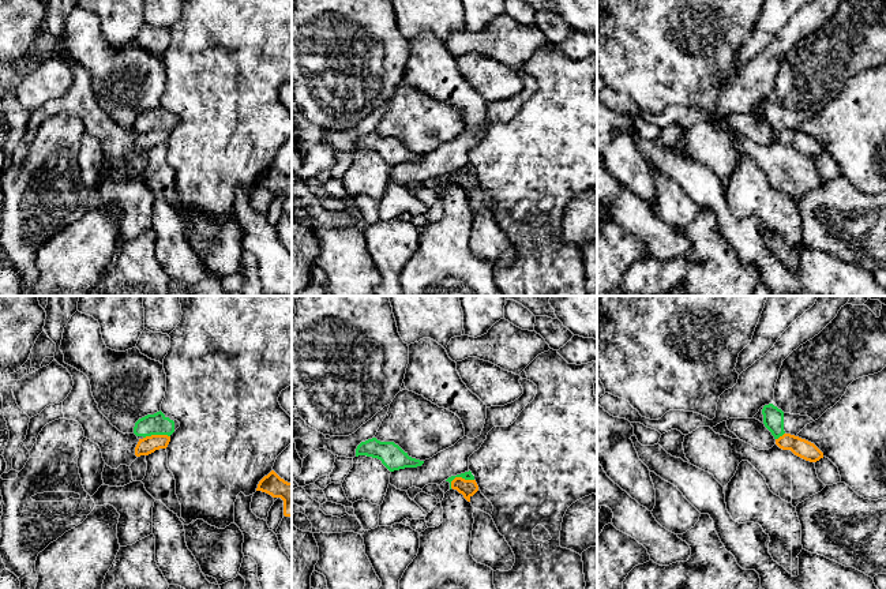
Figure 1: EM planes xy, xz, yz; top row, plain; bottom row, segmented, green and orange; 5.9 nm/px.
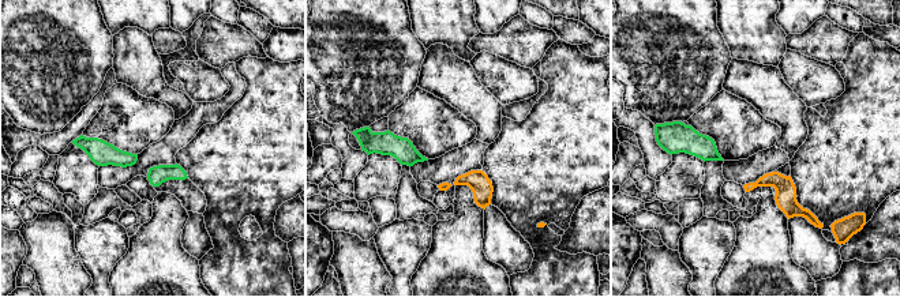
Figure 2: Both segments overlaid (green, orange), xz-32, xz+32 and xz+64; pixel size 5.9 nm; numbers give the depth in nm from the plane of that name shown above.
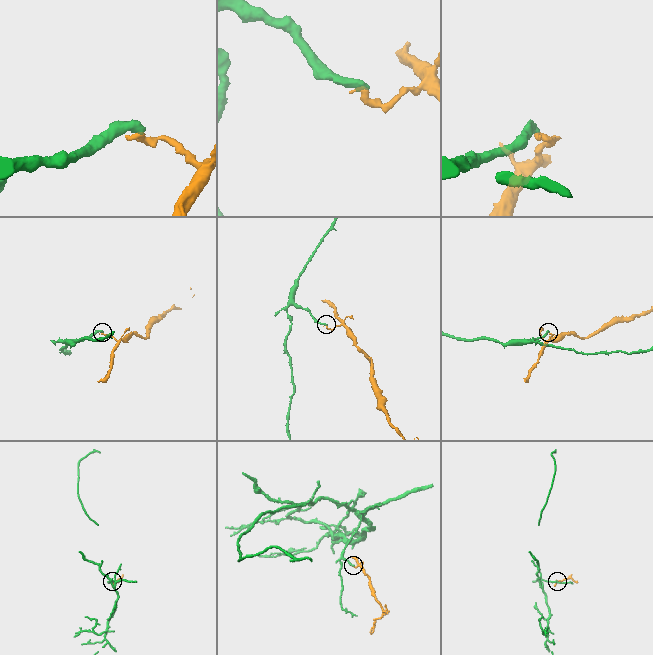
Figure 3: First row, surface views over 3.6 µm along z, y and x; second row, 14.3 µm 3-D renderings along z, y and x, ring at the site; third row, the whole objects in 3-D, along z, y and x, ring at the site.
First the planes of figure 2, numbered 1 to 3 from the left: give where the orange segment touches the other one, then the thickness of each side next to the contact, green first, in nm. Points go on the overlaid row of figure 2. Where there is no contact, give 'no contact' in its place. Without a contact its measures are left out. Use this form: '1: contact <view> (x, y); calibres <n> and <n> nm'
1: no contact
2: no contact
3: no contact

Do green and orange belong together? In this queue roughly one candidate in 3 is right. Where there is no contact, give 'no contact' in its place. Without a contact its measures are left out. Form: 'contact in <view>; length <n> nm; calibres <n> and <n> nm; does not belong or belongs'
contact in xz; length 150 nm; calibres 50 and 100 nm; does not belong

